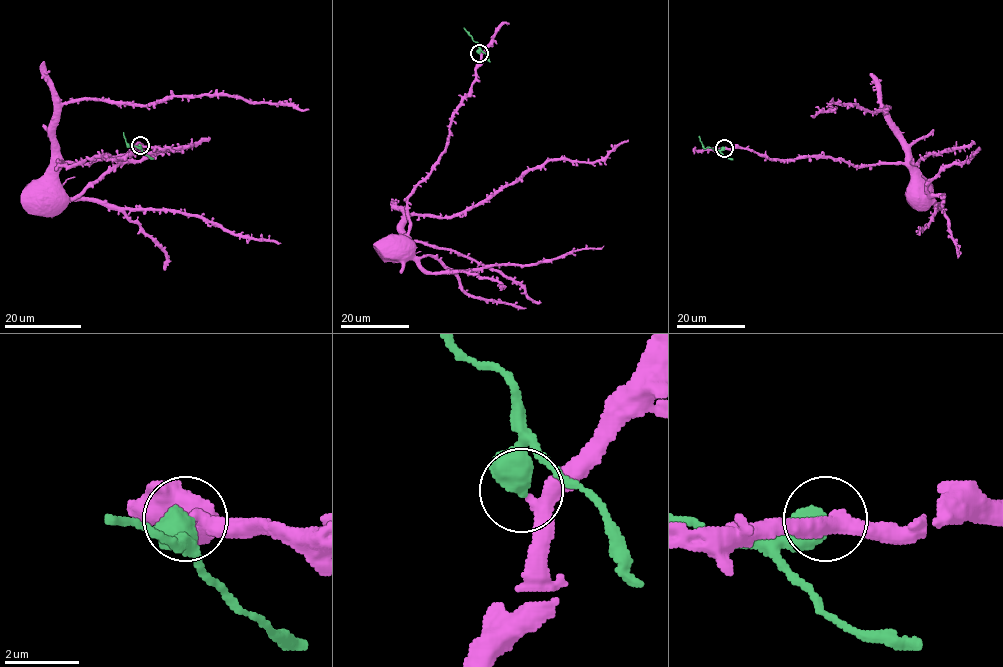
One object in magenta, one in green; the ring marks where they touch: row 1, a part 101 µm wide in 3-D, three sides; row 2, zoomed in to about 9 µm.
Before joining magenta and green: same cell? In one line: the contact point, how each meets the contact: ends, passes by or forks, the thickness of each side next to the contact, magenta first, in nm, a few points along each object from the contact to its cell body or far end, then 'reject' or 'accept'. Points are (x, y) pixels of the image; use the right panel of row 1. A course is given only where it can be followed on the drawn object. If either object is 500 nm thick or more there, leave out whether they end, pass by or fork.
place (724, 148); calibres 340 and 650 nm; course magenta (724, 148), (857, 166), (904, 162), (888, 107), (832, 103), (810, 115); course green (724, 148), (705, 148), (699, 136); reject

